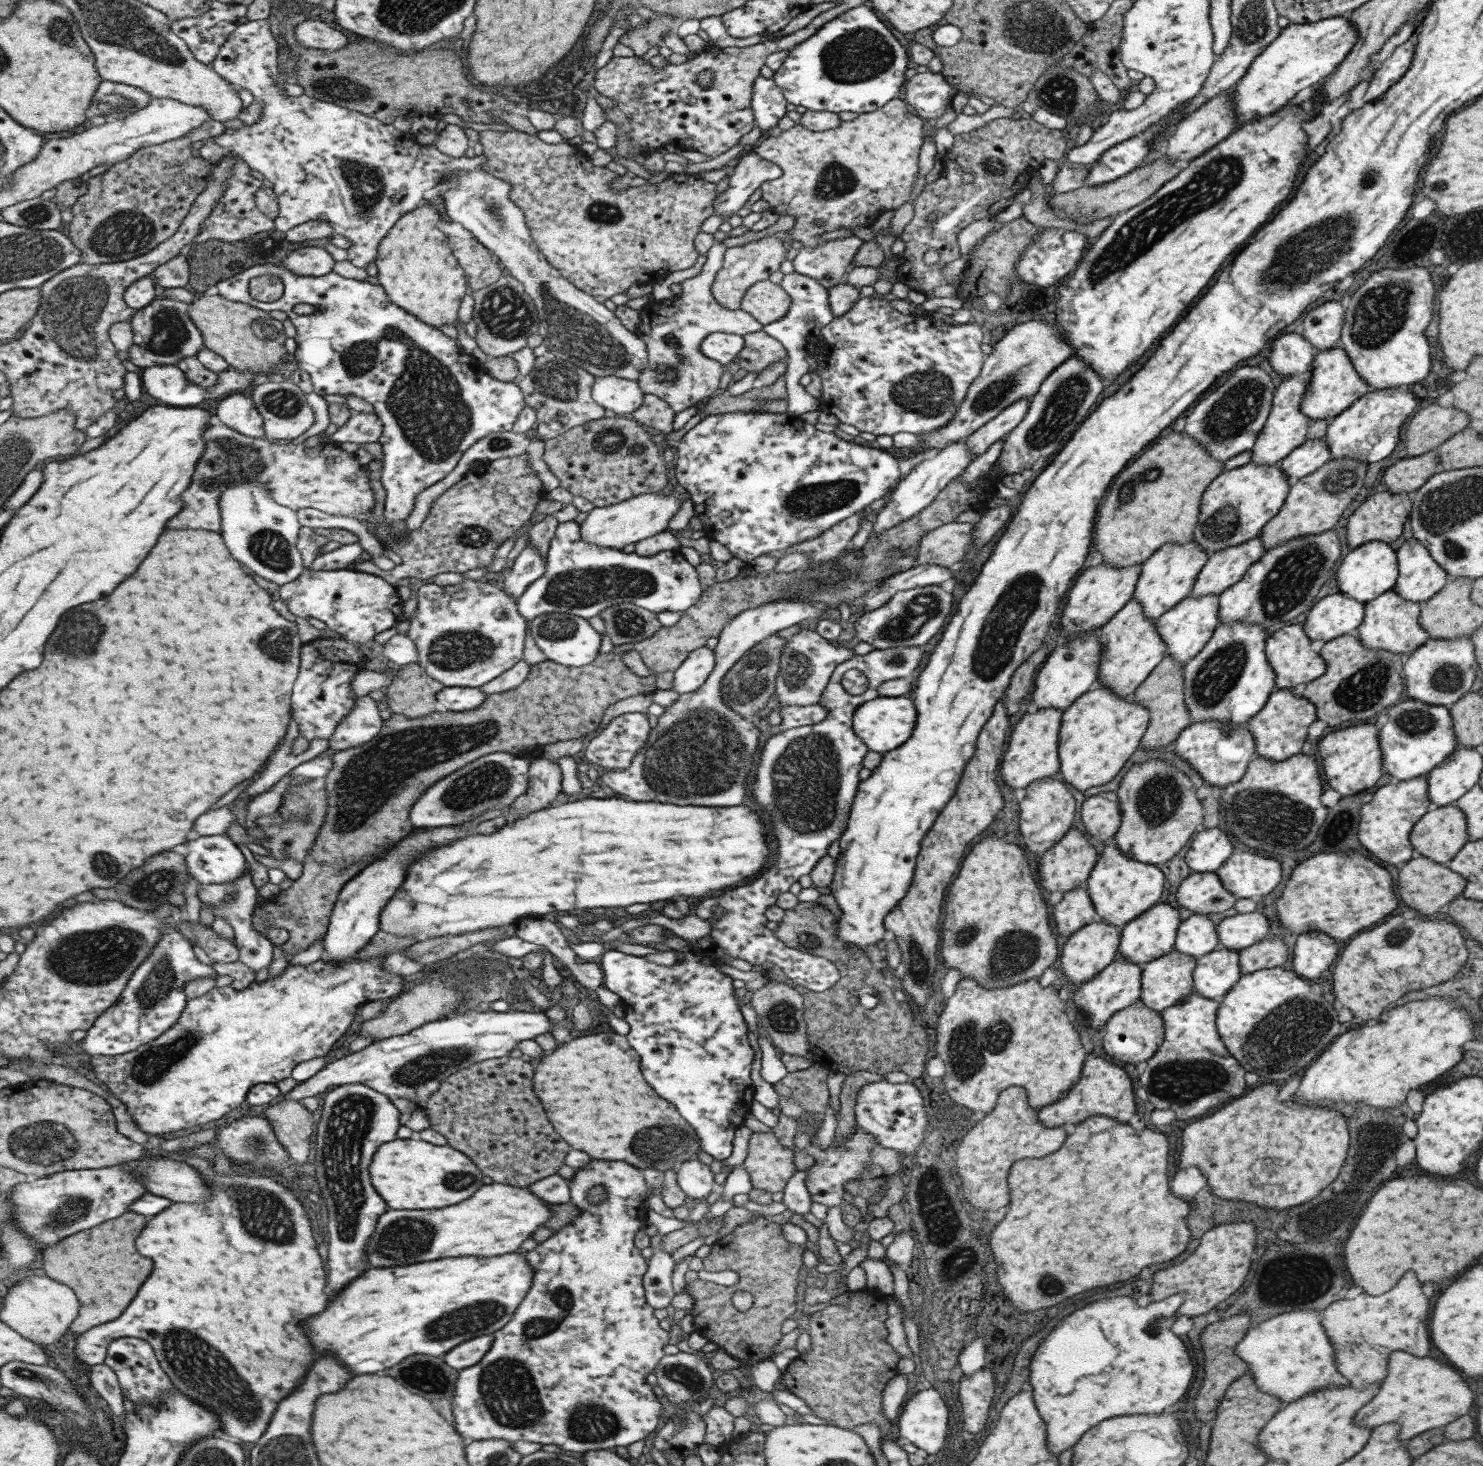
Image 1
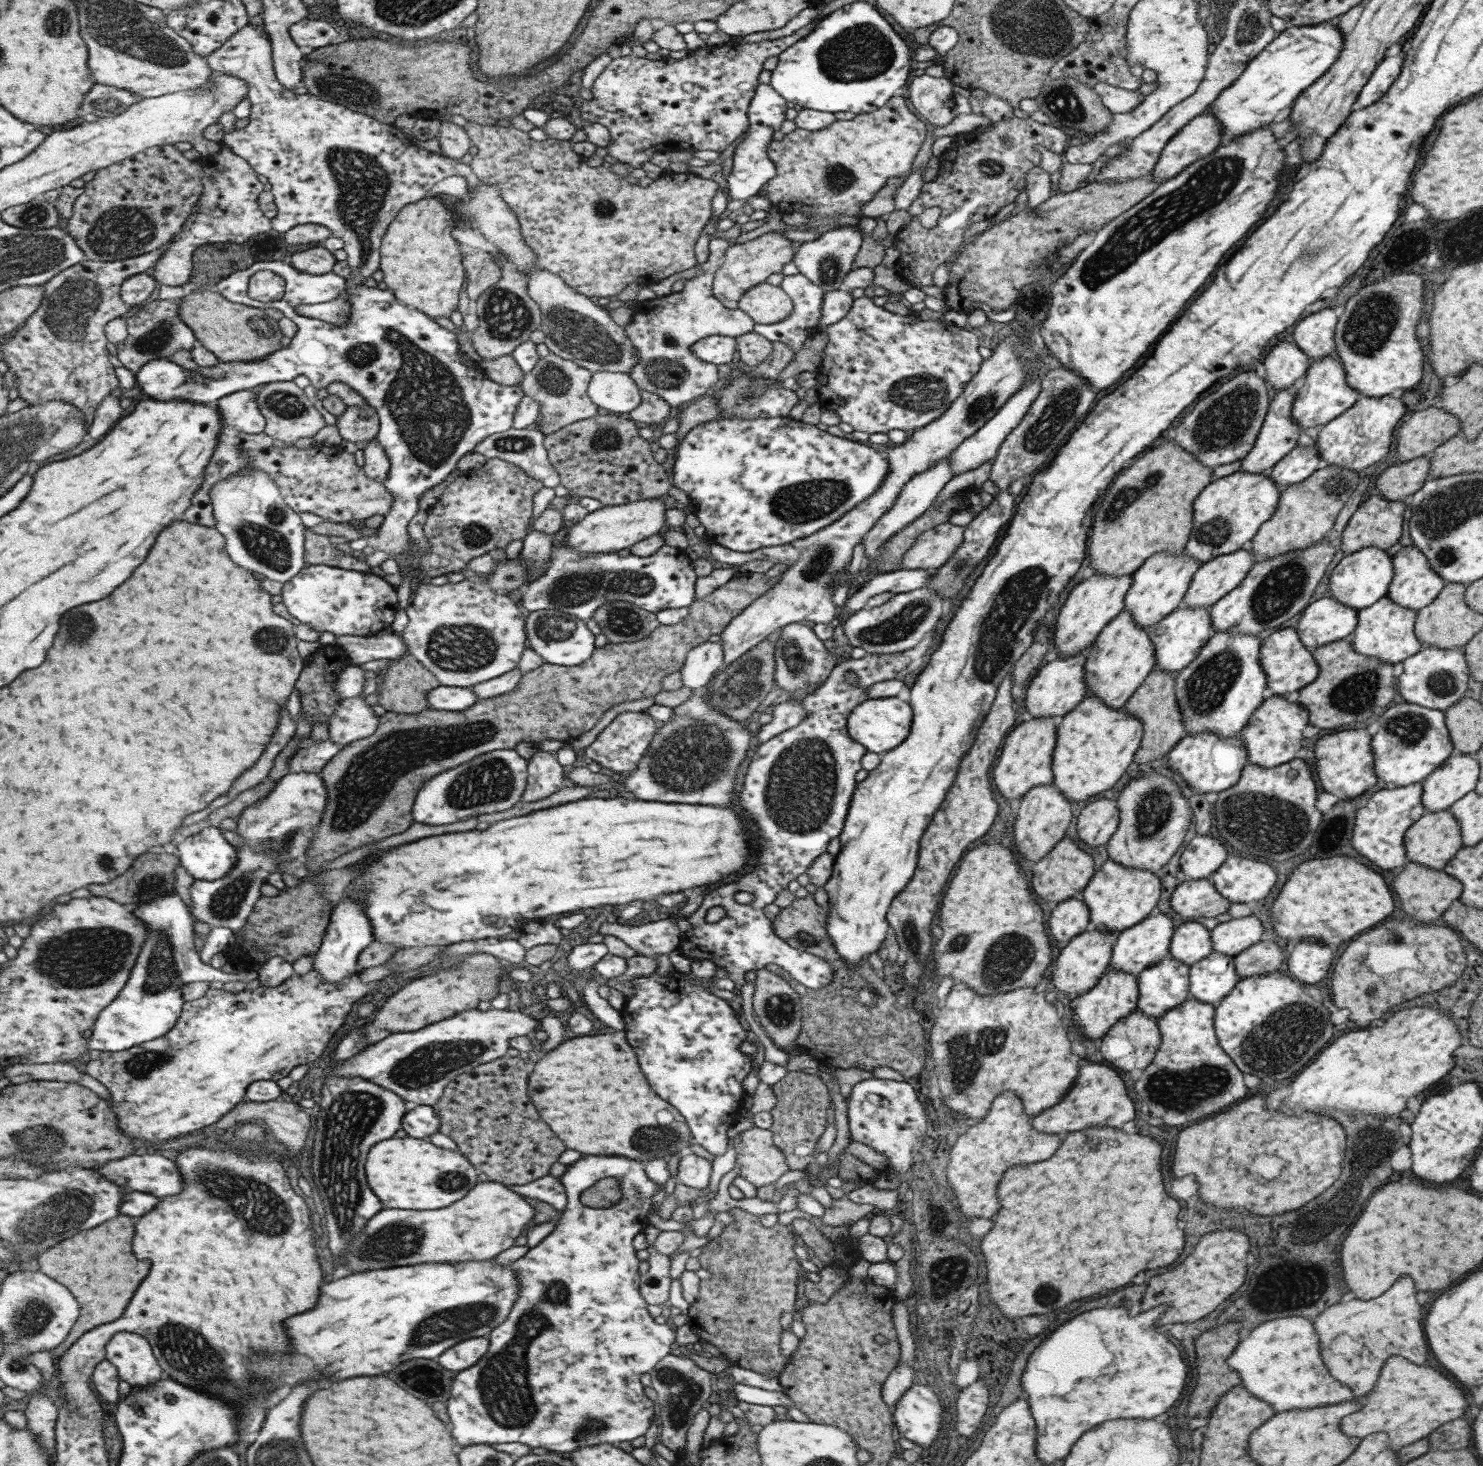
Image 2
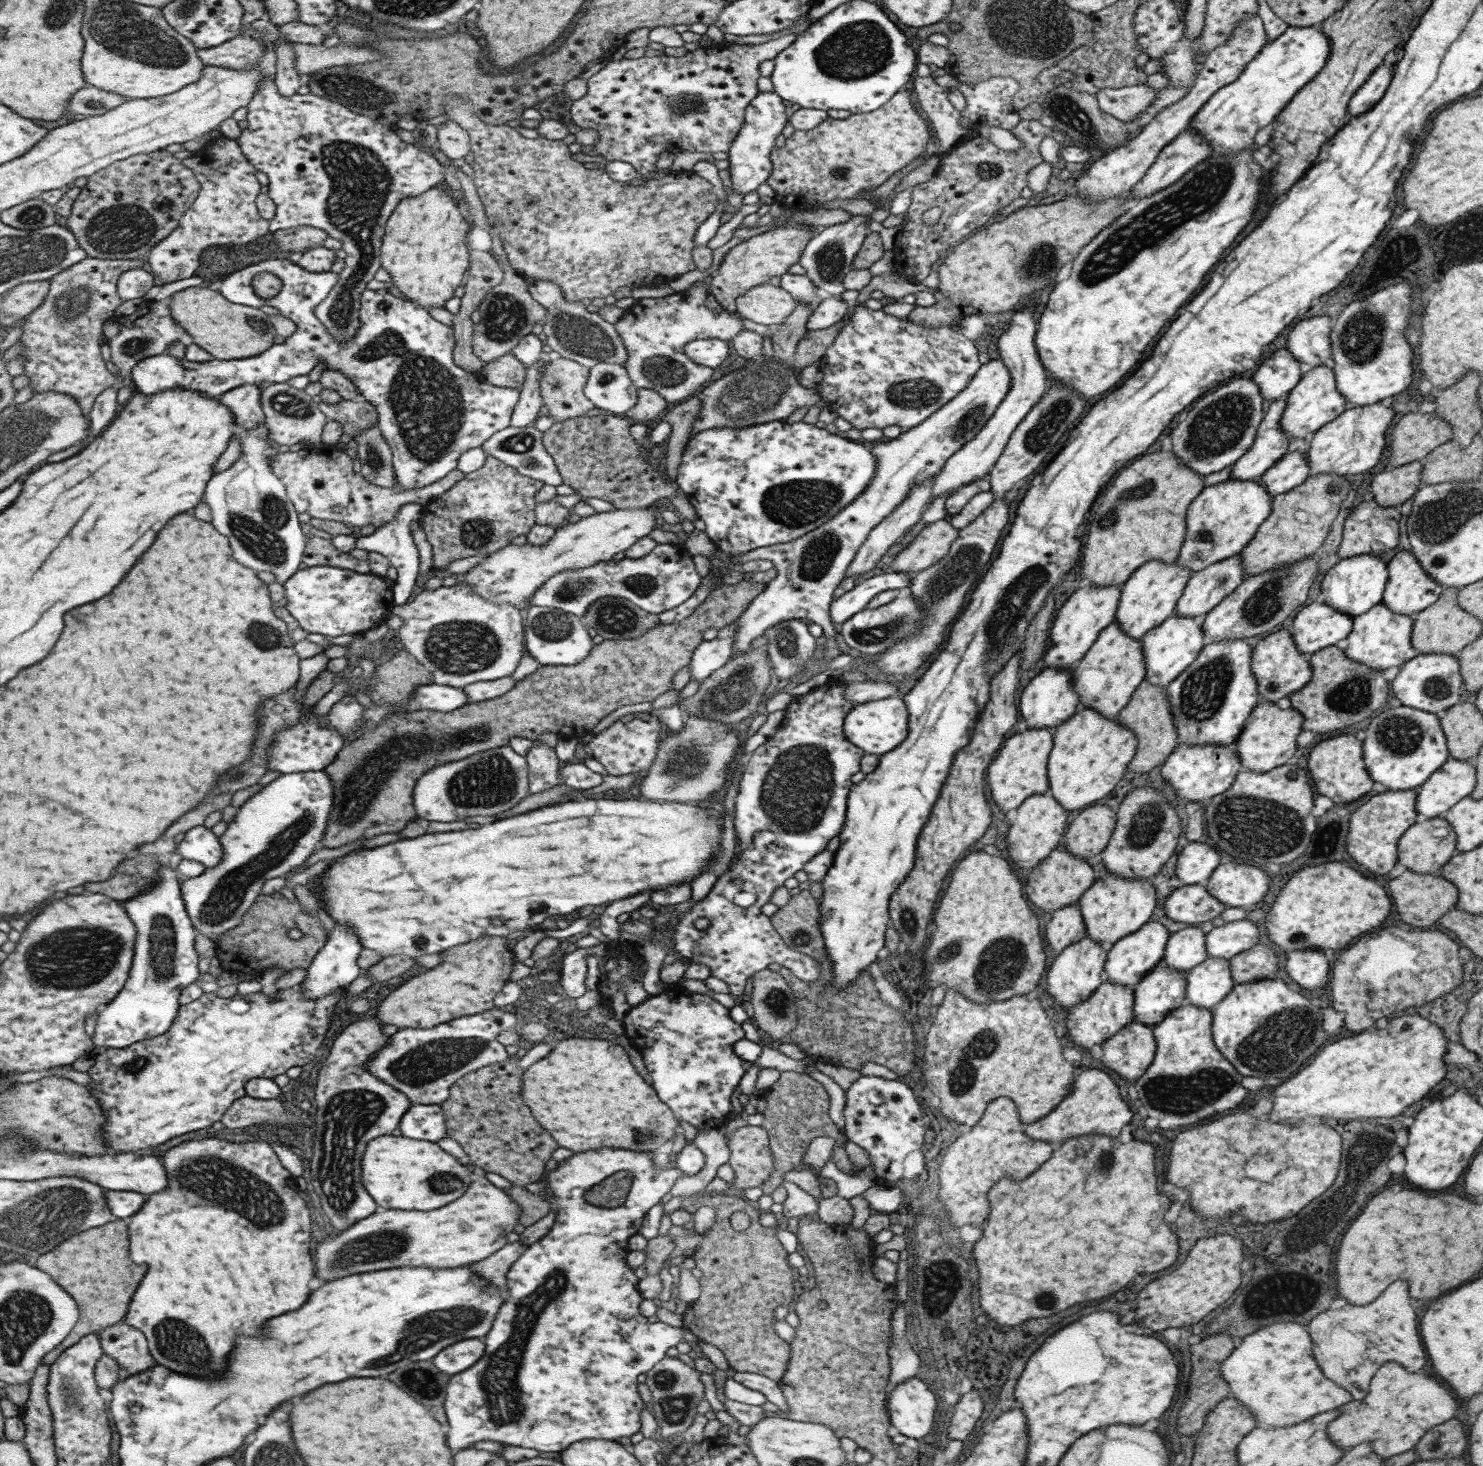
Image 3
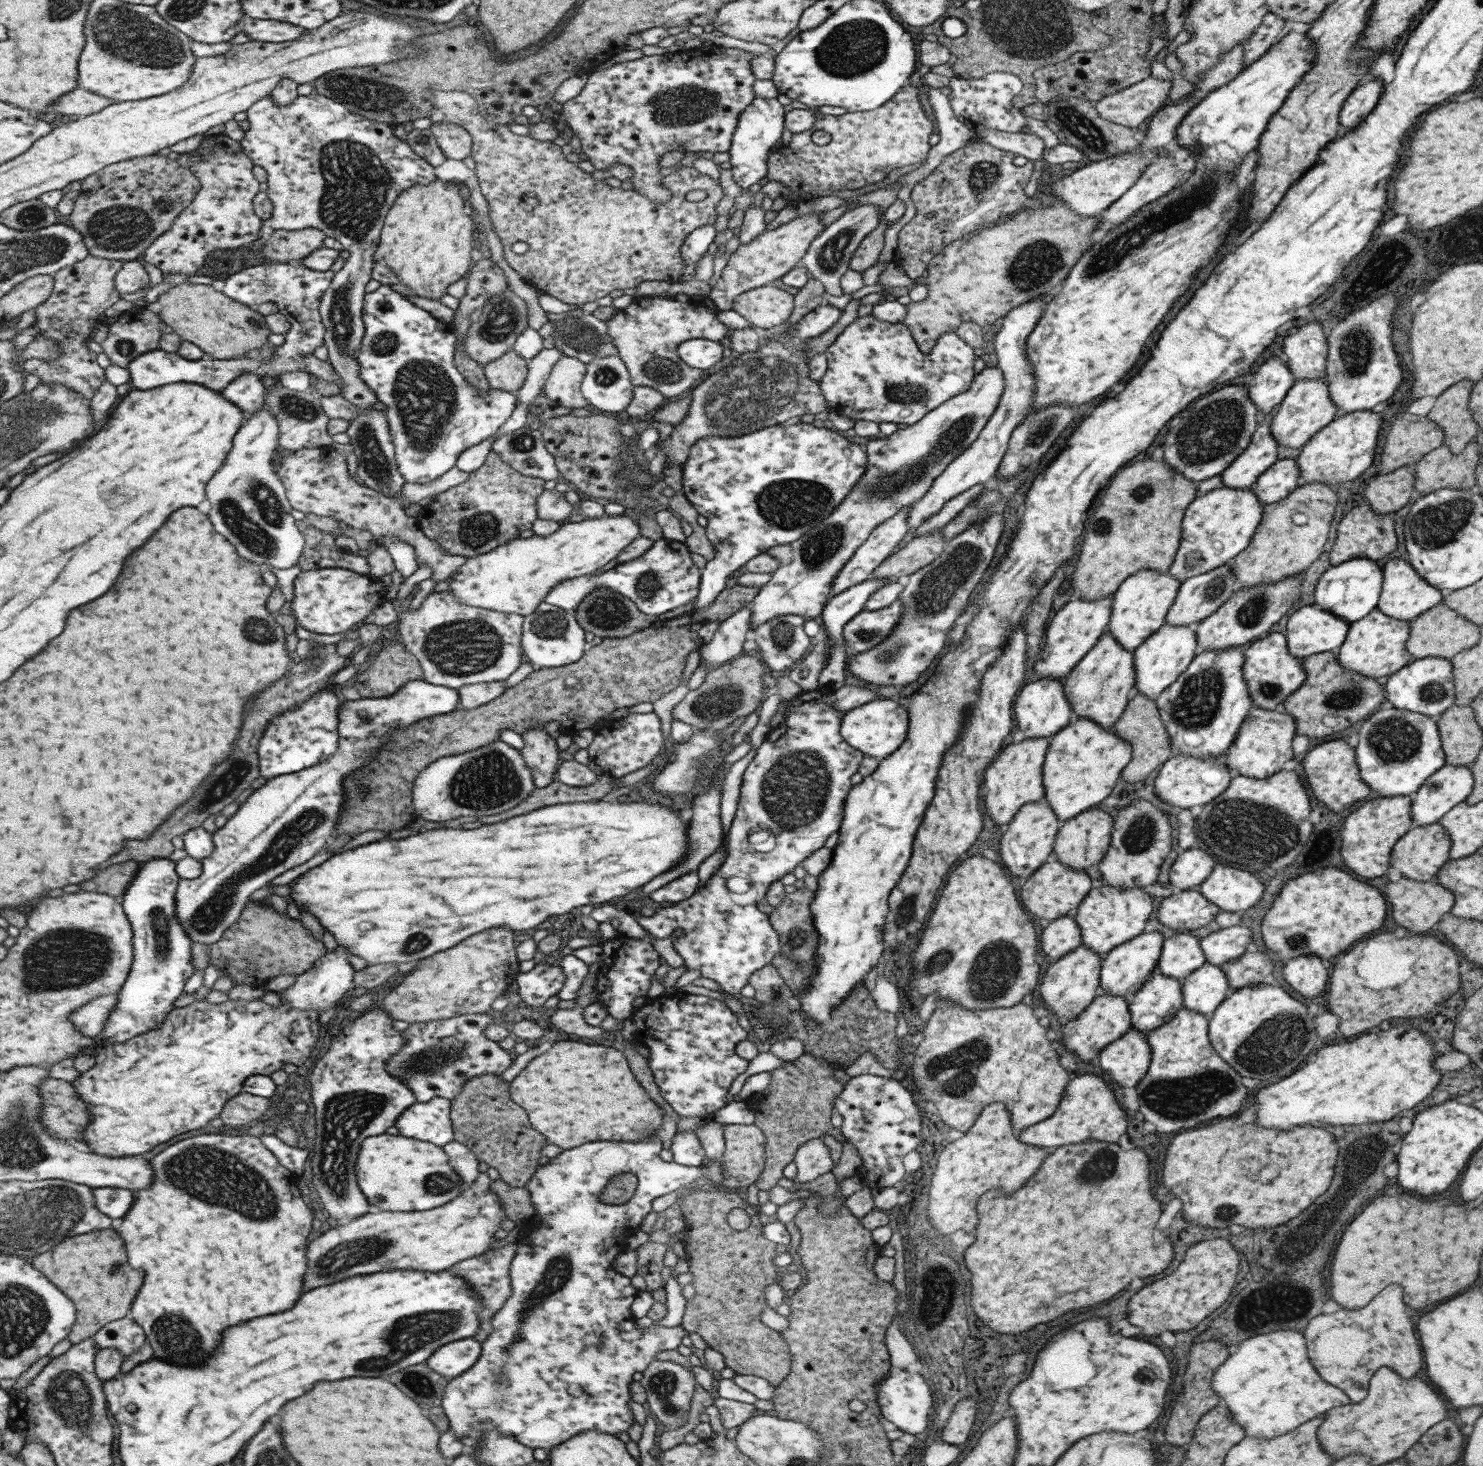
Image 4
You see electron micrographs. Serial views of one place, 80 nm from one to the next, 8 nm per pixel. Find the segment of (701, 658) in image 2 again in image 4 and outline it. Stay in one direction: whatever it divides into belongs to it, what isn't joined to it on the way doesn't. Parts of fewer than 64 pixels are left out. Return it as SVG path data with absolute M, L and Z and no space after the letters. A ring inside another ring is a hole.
M747 606L741 607L722 620L710 642L701 644L696 651L706 662L708 670L717 668L742 652L742 645L750 637L750 632L750 610Z

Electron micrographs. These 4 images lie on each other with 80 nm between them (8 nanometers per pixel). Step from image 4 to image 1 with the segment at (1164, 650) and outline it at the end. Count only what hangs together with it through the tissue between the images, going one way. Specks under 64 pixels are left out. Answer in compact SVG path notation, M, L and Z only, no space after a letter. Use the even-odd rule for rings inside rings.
M1208 594L1207 596L1186 596L1173 608L1166 610L1159 618L1156 618L1154 623L1157 635L1161 636L1161 641L1165 645L1165 655L1170 656L1174 662L1184 665L1209 641L1219 622L1218 595Z

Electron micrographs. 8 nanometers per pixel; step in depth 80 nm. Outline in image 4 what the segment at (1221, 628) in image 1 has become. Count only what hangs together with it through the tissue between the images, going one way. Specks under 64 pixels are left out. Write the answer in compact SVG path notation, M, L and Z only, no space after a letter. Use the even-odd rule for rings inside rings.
M1244 648L1206 650L1195 655L1186 669L1153 698L1173 755L1211 758L1224 754L1233 742L1241 722L1252 708L1241 672Z

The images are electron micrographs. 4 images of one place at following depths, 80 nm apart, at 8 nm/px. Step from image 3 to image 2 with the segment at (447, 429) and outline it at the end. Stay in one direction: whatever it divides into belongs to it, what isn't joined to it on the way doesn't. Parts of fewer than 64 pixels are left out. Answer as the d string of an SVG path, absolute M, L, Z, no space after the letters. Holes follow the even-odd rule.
M263 260L255 262L253 266L240 270L218 282L212 289L224 295L230 302L253 306L253 308L275 308L286 314L286 317L297 324L298 330L290 345L280 348L267 358L251 361L235 361L226 363L221 361L217 366L201 367L198 371L186 369L172 359L160 358L144 364L136 373L135 380L140 388L151 398L170 401L173 399L187 399L191 402L210 403L242 390L257 390L261 386L272 382L287 382L305 375L311 379L315 388L325 388L335 381L341 381L353 387L372 407L376 408L380 417L380 431L378 439L387 451L391 468L387 480L383 484L393 493L393 509L384 518L377 536L360 537L350 542L353 550L372 548L383 550L391 559L399 563L402 582L397 587L399 607L406 609L411 604L411 582L413 582L415 568L413 568L413 542L409 536L409 522L419 512L419 498L427 490L441 484L451 472L459 469L459 461L469 452L477 448L477 444L486 436L494 432L503 432L512 426L517 405L525 394L519 385L501 386L489 380L479 365L466 366L460 357L460 341L456 332L441 326L434 318L416 308L401 304L393 291L381 290L377 287L367 287L363 284L350 288L346 279L327 272L322 275L312 275L297 270L290 261ZM262 270L269 270L280 274L286 280L286 293L282 300L263 303L249 296L248 286L251 277ZM338 297L345 298L354 308L352 317L344 326L334 326L330 322L303 316L298 307L301 305L320 305L331 302Z

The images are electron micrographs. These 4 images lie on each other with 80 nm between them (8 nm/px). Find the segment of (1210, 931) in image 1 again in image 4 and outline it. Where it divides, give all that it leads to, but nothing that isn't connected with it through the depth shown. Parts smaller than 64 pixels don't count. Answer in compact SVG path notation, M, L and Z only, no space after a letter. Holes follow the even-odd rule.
M1183 932L1162 942L1156 968L1161 974L1183 982L1188 974L1197 970L1204 962L1206 960L1197 938Z

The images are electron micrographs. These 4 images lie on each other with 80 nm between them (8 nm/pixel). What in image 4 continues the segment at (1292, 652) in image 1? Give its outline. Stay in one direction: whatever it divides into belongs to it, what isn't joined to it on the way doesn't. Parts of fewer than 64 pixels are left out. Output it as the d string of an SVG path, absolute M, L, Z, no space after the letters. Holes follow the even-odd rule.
M1273 632L1265 638L1257 639L1247 645L1243 652L1241 672L1245 686L1250 696L1252 707L1273 710L1277 704L1284 702L1305 680L1305 671L1301 659L1293 658L1287 650L1285 634Z

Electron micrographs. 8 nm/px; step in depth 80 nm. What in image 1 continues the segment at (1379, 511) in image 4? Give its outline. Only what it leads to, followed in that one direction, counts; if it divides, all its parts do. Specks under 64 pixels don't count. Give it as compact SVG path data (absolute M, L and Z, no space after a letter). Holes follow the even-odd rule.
M1434 449L1394 462L1383 471L1381 482L1385 484L1385 490L1391 494L1410 494L1439 471L1437 453Z

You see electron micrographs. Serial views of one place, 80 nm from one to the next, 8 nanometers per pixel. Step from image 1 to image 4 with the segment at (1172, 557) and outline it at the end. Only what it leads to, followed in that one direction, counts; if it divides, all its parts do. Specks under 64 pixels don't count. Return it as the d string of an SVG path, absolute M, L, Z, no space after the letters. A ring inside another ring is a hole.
M1143 569L1143 571L1137 571L1137 573L1125 578L1112 594L1111 610L1105 632L1109 633L1113 640L1117 641L1125 650L1134 651L1145 641L1145 638L1155 633L1155 630L1164 623L1164 616L1172 605L1180 584L1181 582L1175 577L1169 575L1169 570L1165 573L1155 573L1155 571Z

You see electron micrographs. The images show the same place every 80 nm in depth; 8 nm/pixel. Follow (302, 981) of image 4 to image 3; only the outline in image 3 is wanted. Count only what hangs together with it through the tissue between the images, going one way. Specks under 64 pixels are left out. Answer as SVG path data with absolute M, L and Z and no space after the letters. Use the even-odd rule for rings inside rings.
M335 923L333 931L328 937L327 944L317 954L312 965L307 969L305 982L305 995L307 999L325 999L329 995L337 993L340 989L345 989L349 984L353 984L359 975L362 974L362 968L358 962L364 946L360 941L360 934L357 936L355 930L343 928Z

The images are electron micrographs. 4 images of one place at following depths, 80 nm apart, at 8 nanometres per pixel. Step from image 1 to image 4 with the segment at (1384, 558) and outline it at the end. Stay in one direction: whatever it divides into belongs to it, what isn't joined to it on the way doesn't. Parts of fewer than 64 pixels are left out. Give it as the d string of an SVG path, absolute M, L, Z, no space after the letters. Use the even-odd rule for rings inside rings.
M1367 558L1350 559L1342 564L1330 566L1321 574L1315 585L1312 604L1336 616L1345 624L1352 624L1375 608L1379 600L1382 578L1382 569Z

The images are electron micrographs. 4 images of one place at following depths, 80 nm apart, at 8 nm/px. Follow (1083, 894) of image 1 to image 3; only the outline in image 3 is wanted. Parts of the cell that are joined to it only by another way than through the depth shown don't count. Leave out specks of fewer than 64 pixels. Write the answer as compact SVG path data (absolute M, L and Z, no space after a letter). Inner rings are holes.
M1070 904L1050 913L1045 923L1045 945L1049 948L1049 956L1057 956L1066 946L1081 940L1085 934L1083 919L1078 905Z

